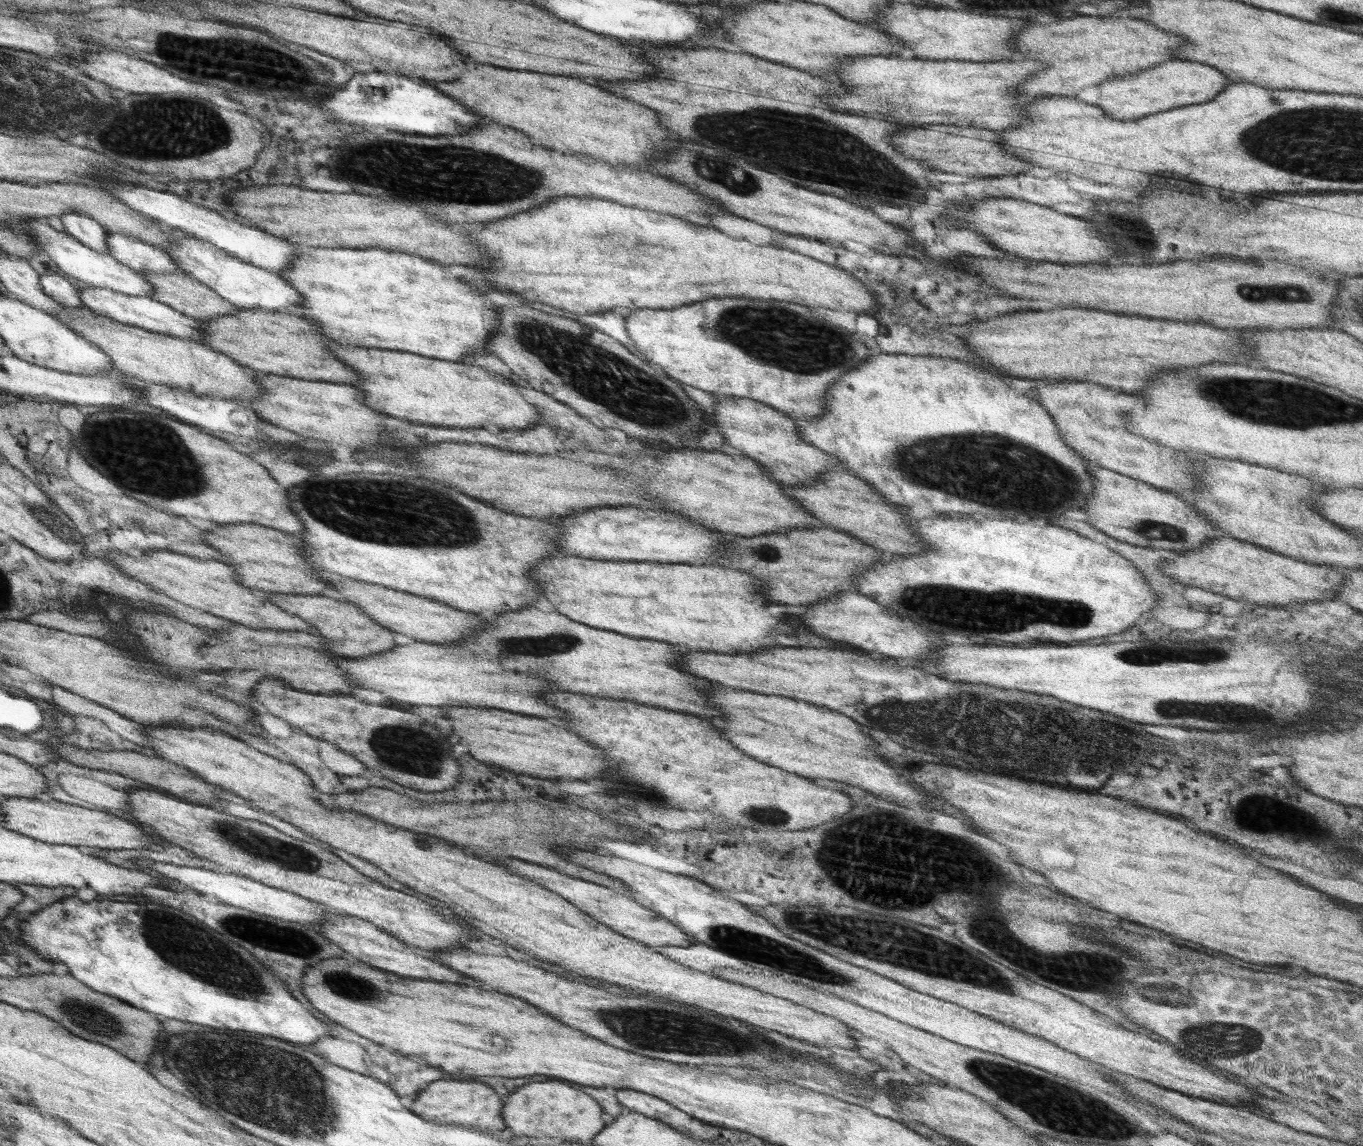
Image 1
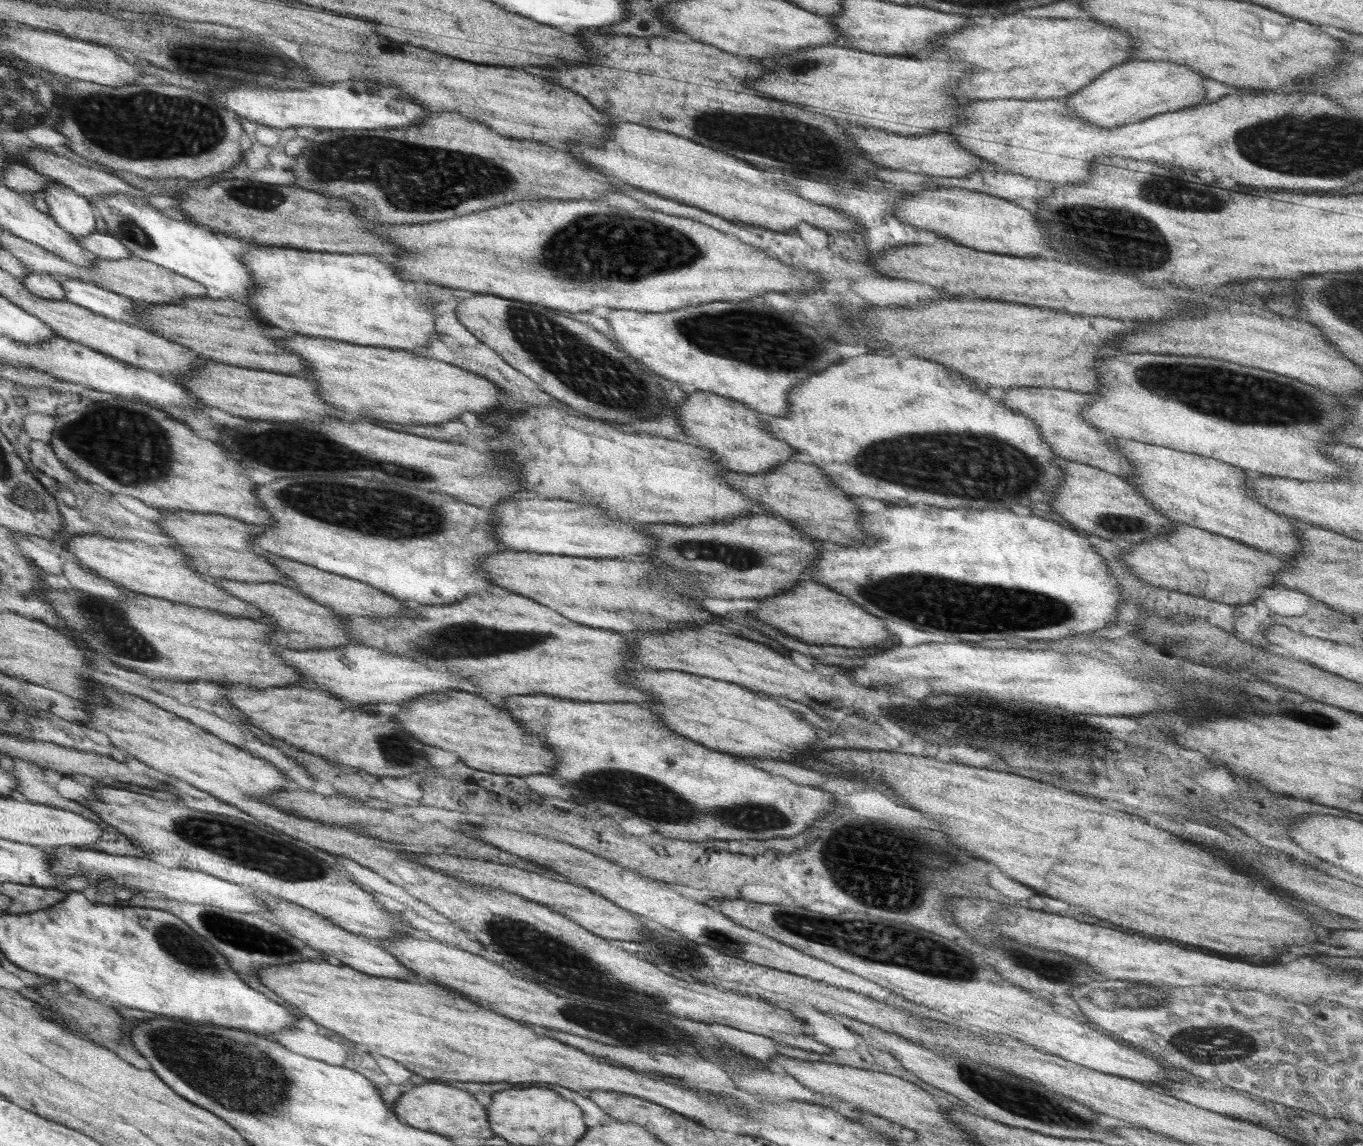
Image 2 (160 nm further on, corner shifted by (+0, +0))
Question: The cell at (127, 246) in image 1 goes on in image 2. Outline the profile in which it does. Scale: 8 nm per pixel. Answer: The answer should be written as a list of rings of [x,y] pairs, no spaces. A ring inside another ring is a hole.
[[[96,231],[86,236],[76,237],[76,241],[98,257],[112,260],[134,257],[131,250],[128,250],[122,242],[108,232]]]

